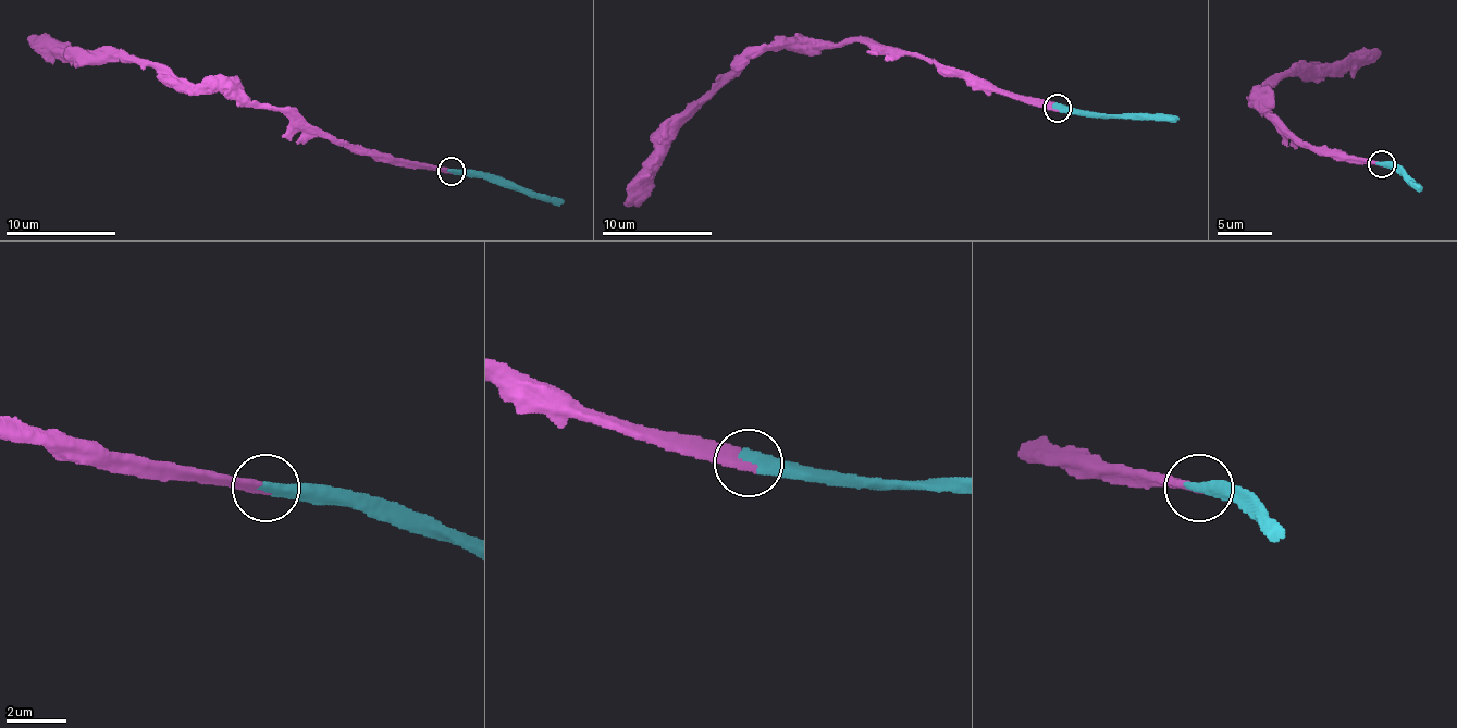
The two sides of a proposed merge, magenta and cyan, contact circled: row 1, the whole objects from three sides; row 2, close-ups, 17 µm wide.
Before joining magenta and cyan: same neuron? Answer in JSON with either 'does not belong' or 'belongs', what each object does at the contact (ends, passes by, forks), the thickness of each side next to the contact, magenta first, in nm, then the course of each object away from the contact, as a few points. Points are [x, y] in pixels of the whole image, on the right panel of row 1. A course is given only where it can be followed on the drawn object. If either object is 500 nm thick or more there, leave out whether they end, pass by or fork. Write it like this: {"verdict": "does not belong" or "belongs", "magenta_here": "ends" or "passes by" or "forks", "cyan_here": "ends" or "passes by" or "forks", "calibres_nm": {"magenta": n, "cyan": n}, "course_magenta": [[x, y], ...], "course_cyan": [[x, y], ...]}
{"verdict": "belongs", "magenta_here": "ends", "cyan_here": "ends", "calibres_nm": {"magenta": 360, "cyan": 440}, "course_magenta": [[1381, 163], [1301, 142], [1252, 102], [1297, 70], [1348, 68], [1375, 50]], "course_cyan": [[1381, 163], [1404, 169], [1419, 187]]}

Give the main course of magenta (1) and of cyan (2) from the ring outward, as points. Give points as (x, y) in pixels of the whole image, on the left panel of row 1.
1: (451, 170), (378, 160), (220, 90), (181, 90), (150, 66), (45, 49), (28, 36)
2: (451, 170), (510, 180), (563, 202)

